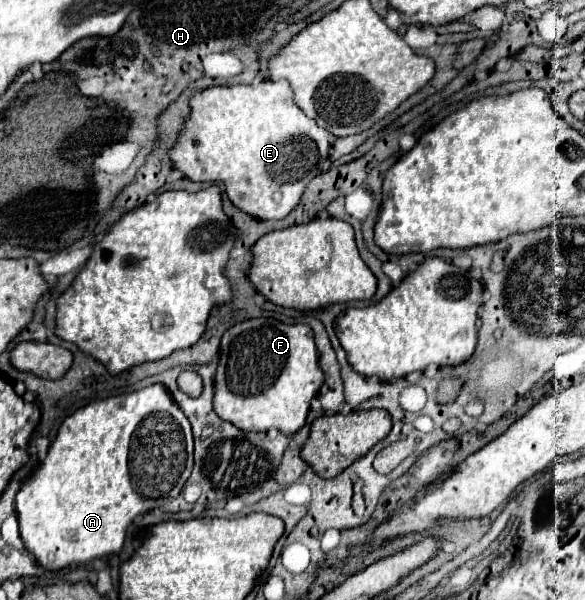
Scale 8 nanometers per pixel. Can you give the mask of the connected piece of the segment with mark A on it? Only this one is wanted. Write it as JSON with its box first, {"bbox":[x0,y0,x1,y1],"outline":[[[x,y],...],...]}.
{"bbox":[18,385,190,571],"outline":[[[164,385],[94,401],[62,421],[46,459],[18,491],[22,543],[48,571],[116,555],[132,521],[176,499],[190,471],[190,423]]]}

